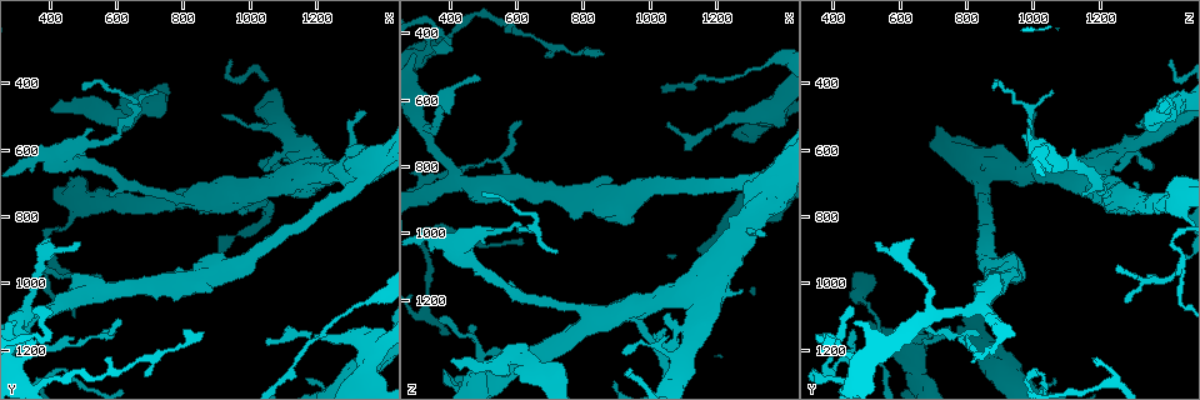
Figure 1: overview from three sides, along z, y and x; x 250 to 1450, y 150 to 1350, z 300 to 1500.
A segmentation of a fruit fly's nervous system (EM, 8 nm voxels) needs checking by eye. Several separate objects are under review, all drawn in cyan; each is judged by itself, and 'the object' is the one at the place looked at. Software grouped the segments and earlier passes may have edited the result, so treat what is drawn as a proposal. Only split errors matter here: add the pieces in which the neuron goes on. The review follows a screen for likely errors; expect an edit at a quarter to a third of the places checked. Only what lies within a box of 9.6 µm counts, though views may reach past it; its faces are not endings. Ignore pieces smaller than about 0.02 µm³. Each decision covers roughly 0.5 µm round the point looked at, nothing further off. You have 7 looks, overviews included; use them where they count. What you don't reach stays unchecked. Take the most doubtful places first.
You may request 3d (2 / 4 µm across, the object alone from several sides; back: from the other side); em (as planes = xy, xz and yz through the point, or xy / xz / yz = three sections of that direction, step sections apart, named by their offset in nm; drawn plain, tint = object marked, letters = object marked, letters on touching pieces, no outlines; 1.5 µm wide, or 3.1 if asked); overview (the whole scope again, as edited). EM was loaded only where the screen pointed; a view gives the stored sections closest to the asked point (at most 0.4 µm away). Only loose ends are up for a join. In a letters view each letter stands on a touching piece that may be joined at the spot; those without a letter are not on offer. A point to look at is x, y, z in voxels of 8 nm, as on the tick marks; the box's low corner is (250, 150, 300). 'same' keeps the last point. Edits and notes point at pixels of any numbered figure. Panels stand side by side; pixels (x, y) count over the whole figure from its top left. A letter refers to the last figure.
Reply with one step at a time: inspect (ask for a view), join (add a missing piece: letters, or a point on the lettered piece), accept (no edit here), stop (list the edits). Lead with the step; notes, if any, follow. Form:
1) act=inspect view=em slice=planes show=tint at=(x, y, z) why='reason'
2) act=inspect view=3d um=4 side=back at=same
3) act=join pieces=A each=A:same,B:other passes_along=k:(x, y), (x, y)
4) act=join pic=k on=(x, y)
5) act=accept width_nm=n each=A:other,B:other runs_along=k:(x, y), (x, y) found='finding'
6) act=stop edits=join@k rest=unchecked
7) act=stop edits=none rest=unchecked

act=inspect view=3d um=2 at=(400, 490, 1380) why='free end'

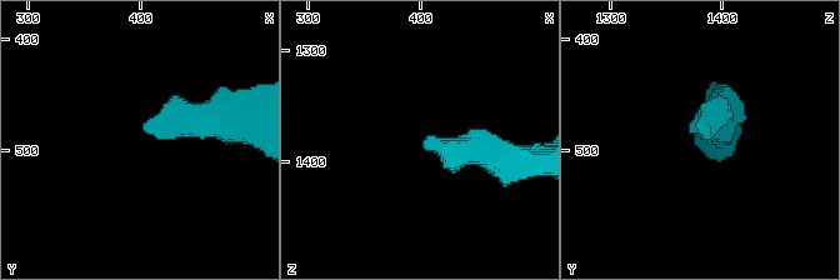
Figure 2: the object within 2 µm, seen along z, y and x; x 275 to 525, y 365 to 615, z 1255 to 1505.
act=inspect view=em slice=planes show=letters at=(402, 484, 1384)

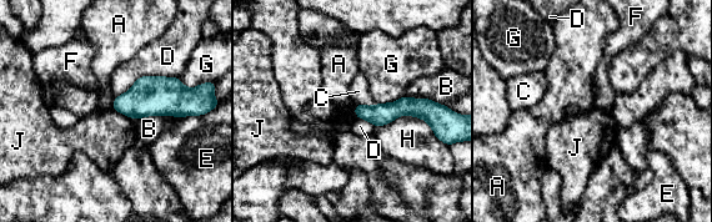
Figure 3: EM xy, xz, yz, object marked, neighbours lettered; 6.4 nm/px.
act=accept each=A:other,B:other,C:other,D:other,E:other,F:other,G:other,H:other,J:other runs_along=3:(427, 105), (357, 111) found='no lettered piece goes on from it'

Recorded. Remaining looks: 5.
act=inspect view=3d um=4 at=(1050, 1180, 670) why='end of a long branch'

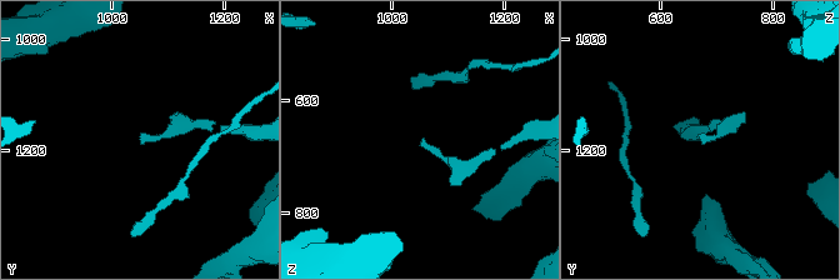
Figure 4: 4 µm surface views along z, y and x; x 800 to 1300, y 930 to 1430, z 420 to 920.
act=inspect view=em slice=planes show=letters at=(1055, 1185, 675)

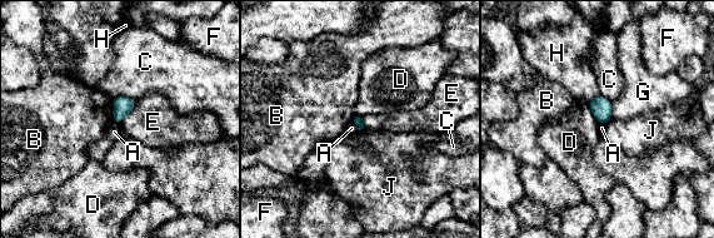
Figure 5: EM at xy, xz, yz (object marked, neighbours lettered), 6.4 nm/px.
act=accept each=A:other,B:other,C:other,D:other,E:other,F:other,G:other,H:other,J:other found='no lettered piece goes on from it'

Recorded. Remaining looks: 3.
act=inspect view=em slice=yz step=4 show=tint at=(720, 430, 1050) why='branch stops here'

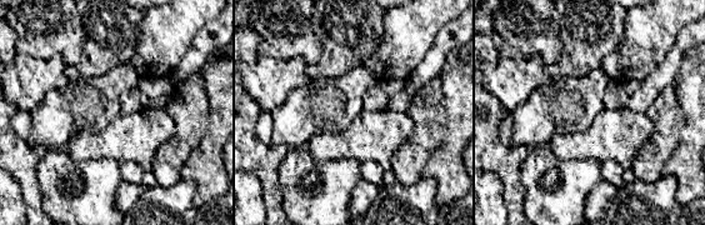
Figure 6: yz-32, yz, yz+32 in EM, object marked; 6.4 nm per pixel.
act=inspect view=em slice=planes show=letters at=same

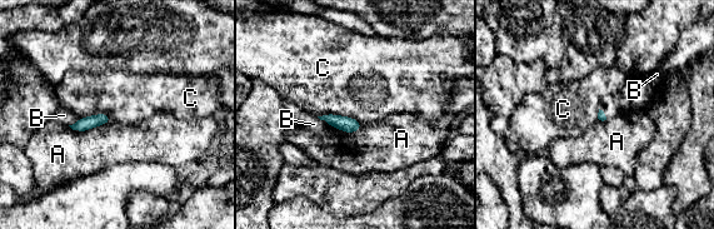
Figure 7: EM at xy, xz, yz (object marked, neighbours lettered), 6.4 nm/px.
act=accept each=A:other,B:other,C:other border=7:(318, 115), (345, 115), (360, 123) found='none of them fits'

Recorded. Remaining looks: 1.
act=stop edits=none rest=unchecked

